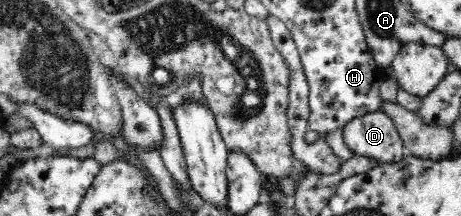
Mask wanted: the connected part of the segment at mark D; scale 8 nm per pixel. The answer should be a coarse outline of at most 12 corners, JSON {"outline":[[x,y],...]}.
{"outline":[[382,111],[364,114],[343,128],[356,155],[397,162],[404,142]]}

